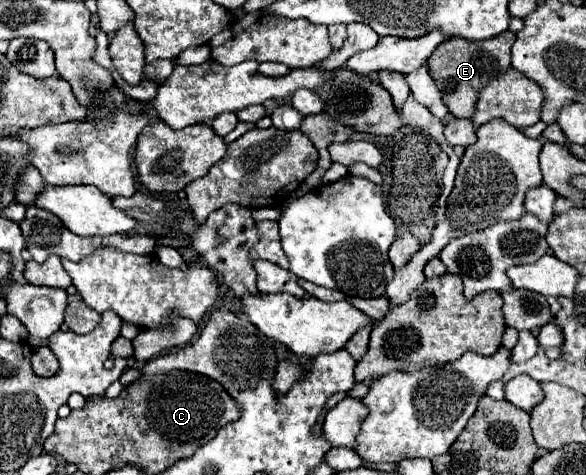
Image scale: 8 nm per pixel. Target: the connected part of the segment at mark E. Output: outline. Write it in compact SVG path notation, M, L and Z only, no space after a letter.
M503 32L503 36L495 36L491 40L481 40L481 42L467 42L467 40L445 40L441 42L431 58L427 60L429 64L429 74L435 80L437 88L443 94L443 102L449 108L449 112L455 118L471 118L475 110L475 102L479 96L479 90L505 72L511 66L511 46L515 42L513 32Z

